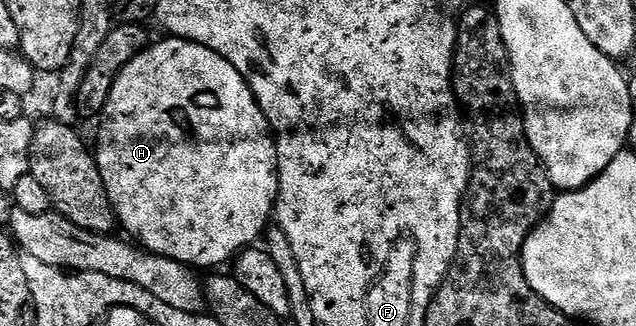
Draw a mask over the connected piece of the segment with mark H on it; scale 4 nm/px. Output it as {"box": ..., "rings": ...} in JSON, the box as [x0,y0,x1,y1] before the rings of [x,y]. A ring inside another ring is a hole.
{"box":[94,37,280,269],"rings":[[[164,37],[161,43],[153,42],[144,52],[134,57],[126,69],[114,81],[114,89],[110,89],[110,97],[104,106],[104,114],[99,120],[100,144],[94,147],[96,164],[102,173],[102,181],[108,190],[108,200],[116,214],[116,222],[121,228],[129,231],[131,238],[145,251],[153,255],[161,255],[167,259],[173,259],[183,263],[185,267],[196,268],[212,267],[208,269],[220,269],[223,263],[231,264],[241,251],[253,246],[256,238],[265,234],[270,220],[276,209],[276,198],[280,192],[280,178],[278,177],[278,149],[276,137],[272,133],[272,126],[268,118],[262,113],[250,85],[214,49],[206,49],[202,45],[190,42],[189,39]]]}

